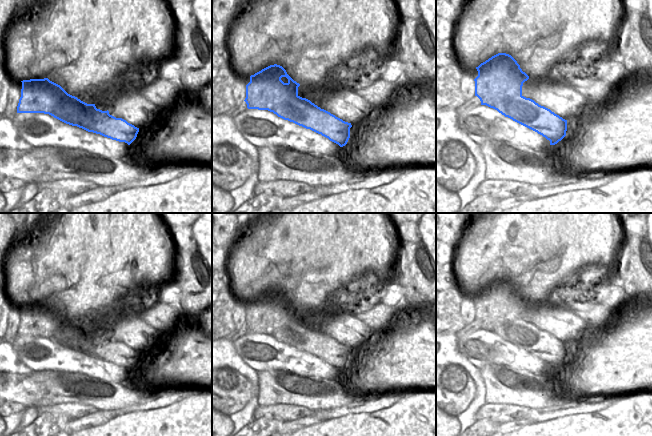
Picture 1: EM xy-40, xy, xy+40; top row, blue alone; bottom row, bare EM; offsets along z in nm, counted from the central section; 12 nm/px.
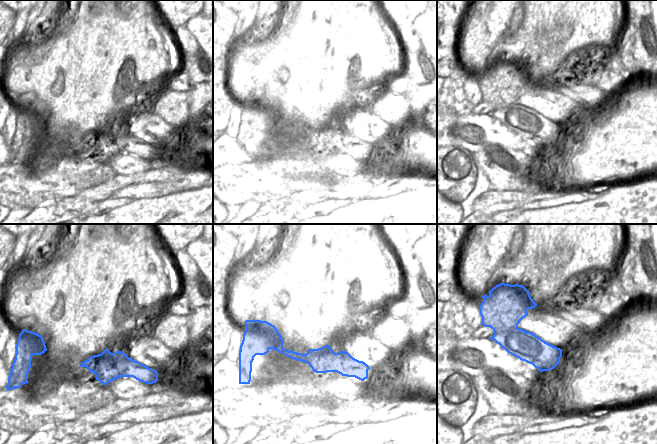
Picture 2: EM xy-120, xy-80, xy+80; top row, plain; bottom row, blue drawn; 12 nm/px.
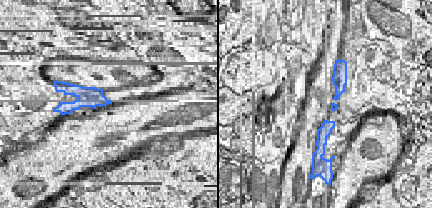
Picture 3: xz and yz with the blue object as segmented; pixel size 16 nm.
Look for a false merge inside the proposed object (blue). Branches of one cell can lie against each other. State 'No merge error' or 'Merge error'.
Merge error.

